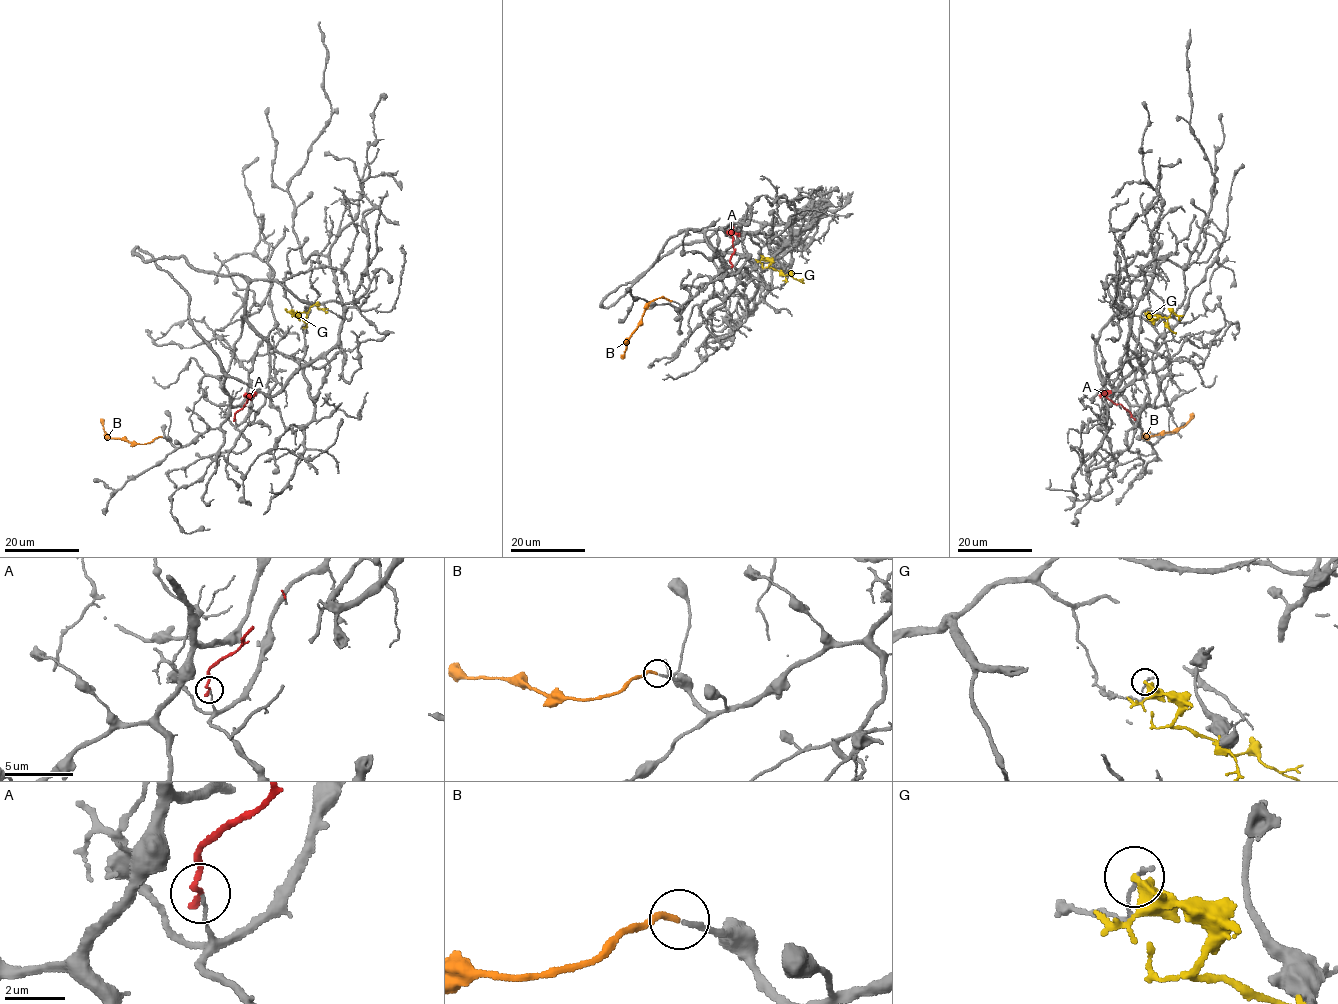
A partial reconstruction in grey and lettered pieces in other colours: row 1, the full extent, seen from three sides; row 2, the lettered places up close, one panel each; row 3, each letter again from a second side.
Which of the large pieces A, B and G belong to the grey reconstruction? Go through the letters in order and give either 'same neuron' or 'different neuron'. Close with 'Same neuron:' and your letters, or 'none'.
A: different neuron
B: same neuron
G: different neuron
Same neuron: B

